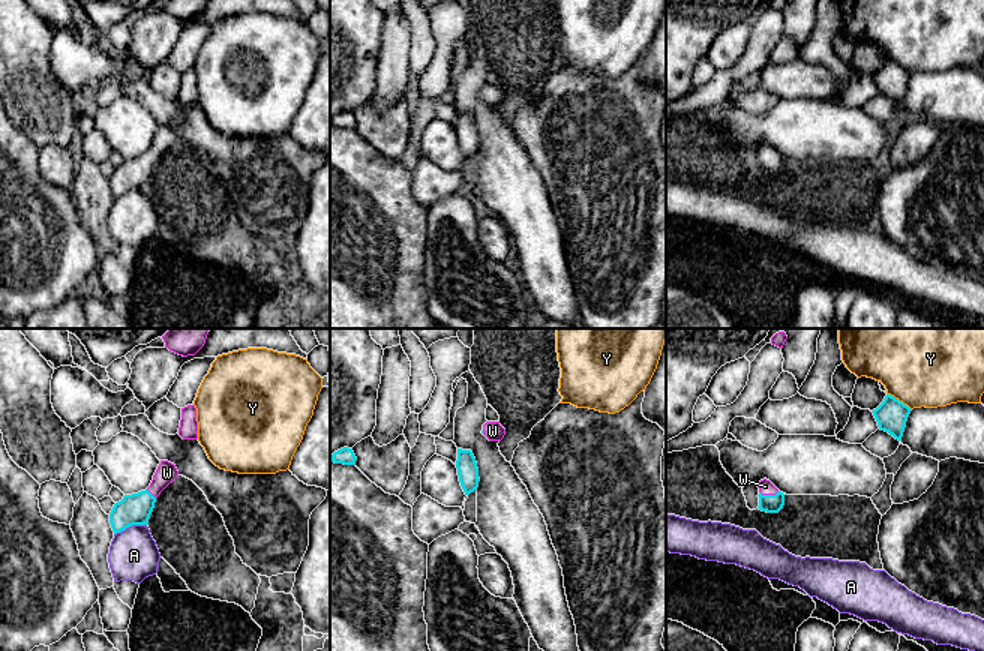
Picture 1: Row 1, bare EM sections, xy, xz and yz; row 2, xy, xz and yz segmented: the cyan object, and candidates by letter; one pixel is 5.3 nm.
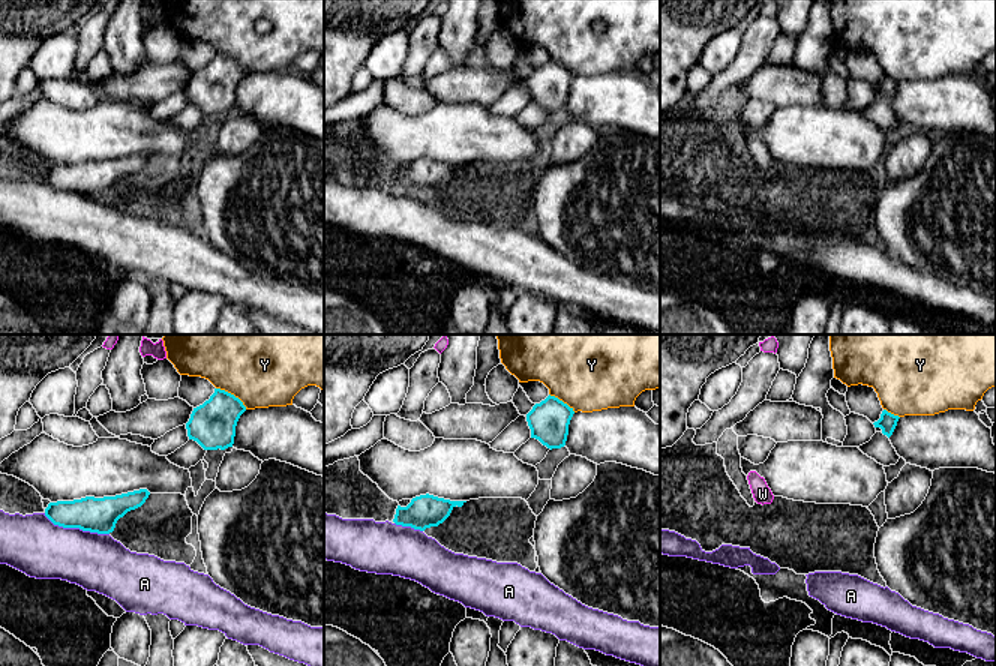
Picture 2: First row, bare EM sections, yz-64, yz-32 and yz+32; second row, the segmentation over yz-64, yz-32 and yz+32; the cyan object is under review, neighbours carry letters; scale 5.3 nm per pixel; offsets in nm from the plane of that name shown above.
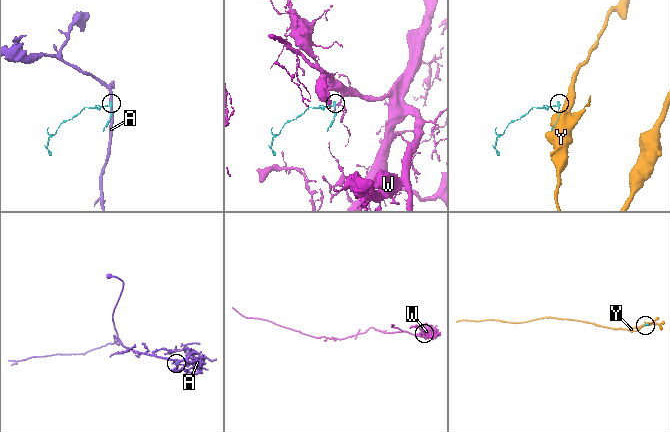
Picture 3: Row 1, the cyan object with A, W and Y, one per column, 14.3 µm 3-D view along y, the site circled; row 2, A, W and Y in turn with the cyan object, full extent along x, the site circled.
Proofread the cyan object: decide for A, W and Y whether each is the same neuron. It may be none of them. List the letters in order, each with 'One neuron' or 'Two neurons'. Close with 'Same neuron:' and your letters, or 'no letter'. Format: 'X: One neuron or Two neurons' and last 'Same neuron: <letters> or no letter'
A: Two neurons
W: One neuron
Y: Two neurons
Same neuron: W

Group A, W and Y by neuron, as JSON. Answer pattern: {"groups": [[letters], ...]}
{"groups": [["A"], ["W"], ["Y"]]}

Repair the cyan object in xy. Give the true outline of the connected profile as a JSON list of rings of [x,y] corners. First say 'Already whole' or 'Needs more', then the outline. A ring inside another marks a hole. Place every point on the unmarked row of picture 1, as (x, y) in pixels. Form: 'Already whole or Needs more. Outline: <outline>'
Needs more. Outline: [[[160,124],[150,150],[138,158],[124,159],[116,166],[110,177],[110,188],[114,198],[132,189],[147,189],[160,156],[178,141],[174,128]]]

